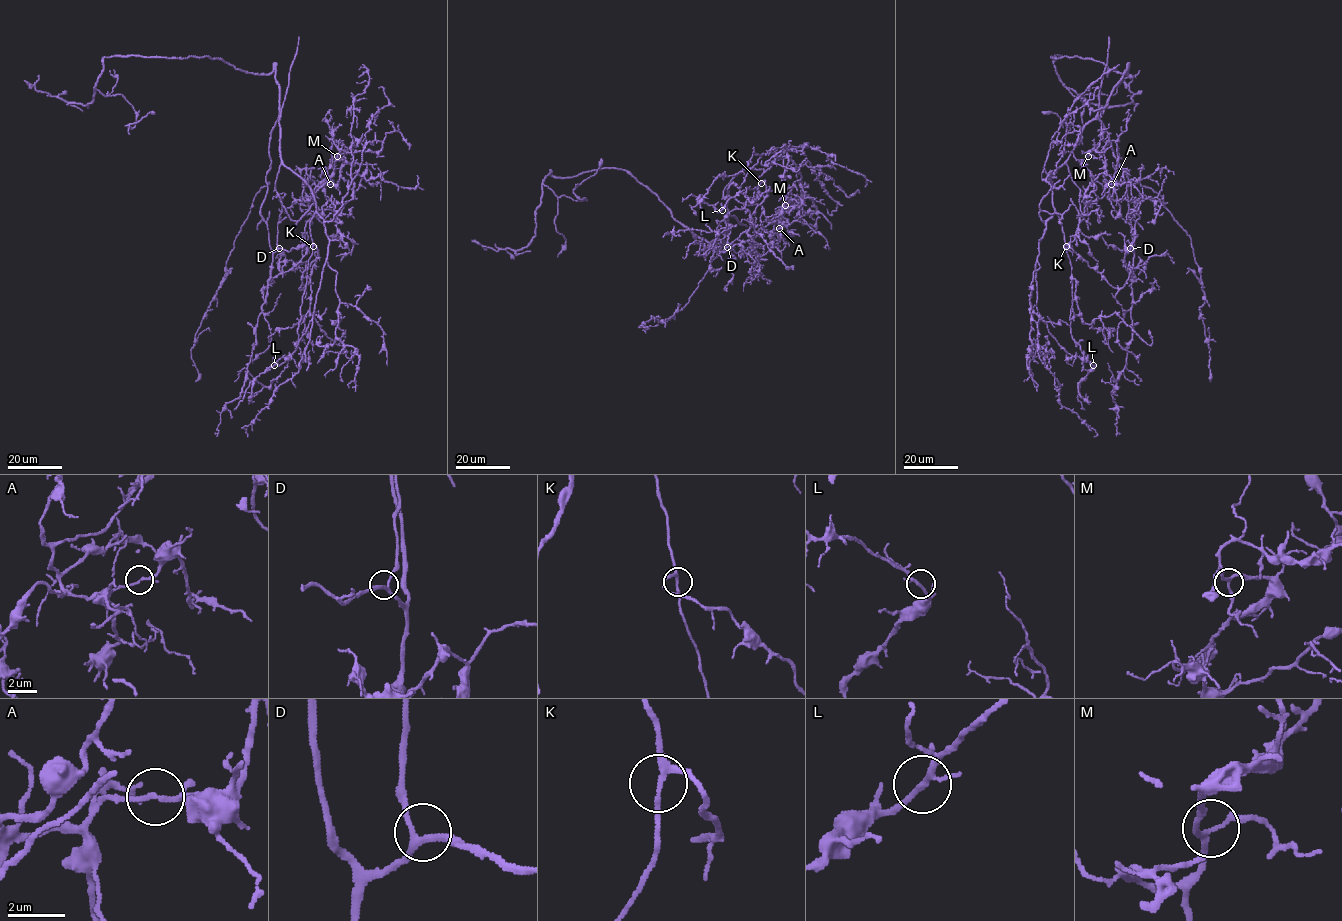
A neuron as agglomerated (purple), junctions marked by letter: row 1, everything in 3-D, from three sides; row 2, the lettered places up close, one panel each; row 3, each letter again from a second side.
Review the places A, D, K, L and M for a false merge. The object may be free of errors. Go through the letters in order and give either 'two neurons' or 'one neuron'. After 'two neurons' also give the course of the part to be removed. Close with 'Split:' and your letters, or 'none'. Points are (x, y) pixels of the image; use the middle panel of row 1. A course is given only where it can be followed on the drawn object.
A: one neuron
D: one neuron
K: one neuron
L: one neuron
M: one neuron
Split: none

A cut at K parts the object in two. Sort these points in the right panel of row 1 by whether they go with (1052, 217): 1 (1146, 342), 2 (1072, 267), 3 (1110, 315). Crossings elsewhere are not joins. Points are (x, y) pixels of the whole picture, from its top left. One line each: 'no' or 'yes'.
1: no
2: no
3: no

